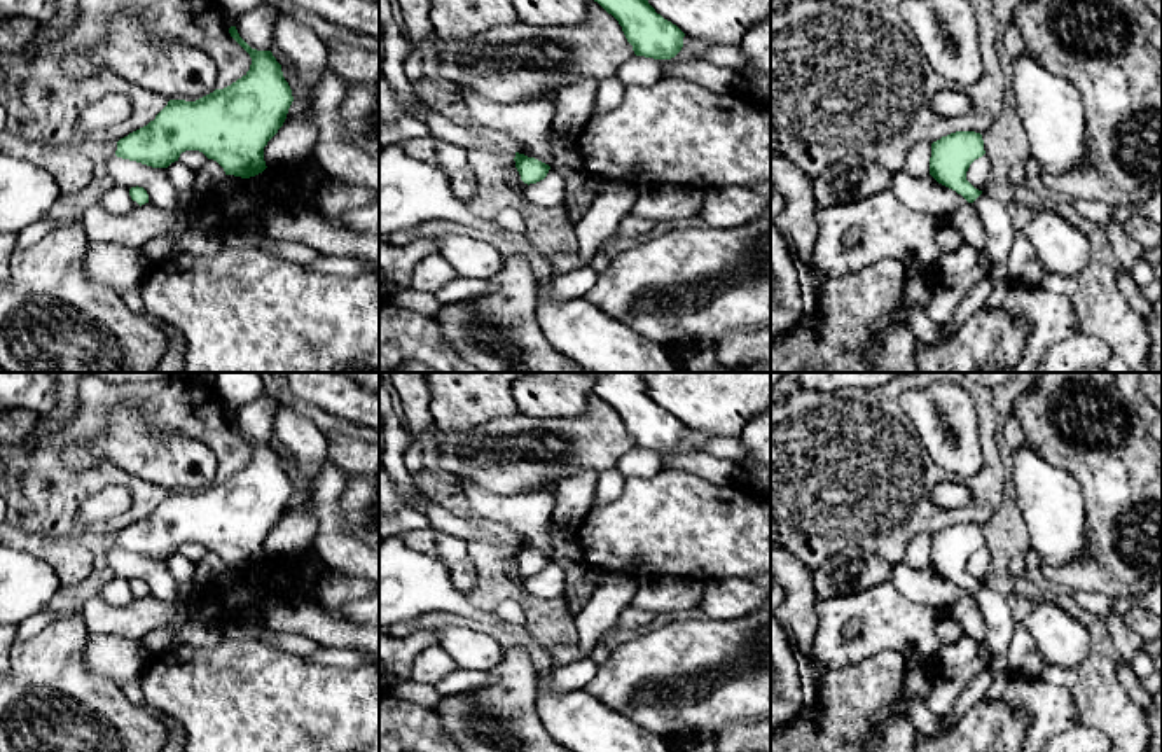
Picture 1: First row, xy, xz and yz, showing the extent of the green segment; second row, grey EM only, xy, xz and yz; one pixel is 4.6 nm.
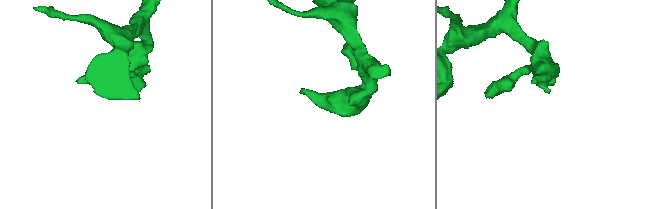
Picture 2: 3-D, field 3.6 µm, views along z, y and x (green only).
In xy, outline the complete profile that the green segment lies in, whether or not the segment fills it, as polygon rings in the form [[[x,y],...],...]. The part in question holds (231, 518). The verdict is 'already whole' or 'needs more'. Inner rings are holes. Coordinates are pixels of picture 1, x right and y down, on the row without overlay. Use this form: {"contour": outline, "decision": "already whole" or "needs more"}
{"contour": [[[231,418],[229,425],[250,446],[250,462],[231,477],[215,481],[196,493],[169,491],[154,512],[117,533],[117,549],[152,560],[168,560],[178,553],[182,544],[199,542],[217,553],[225,567],[250,570],[267,560],[264,539],[287,511],[294,493],[292,481],[271,442],[252,441],[236,418]]], "decision": "already whole"}

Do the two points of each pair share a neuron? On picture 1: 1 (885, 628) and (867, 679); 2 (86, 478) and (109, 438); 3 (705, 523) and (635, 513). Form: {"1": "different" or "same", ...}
{"1": "different", "2": "different", "3": "same"}

